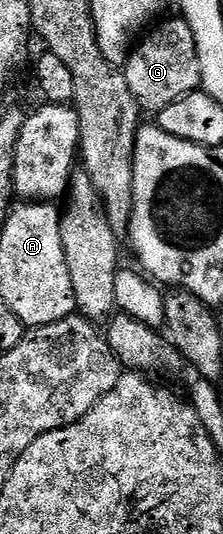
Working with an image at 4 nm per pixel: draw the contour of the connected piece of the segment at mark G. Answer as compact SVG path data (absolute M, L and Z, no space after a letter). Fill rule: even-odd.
M185 19L164 20L148 33L153 40L145 36L149 44L142 39L132 51L137 55L137 60L131 60L133 72L137 72L137 76L125 76L127 86L131 86L131 94L135 94L137 103L144 111L151 111L151 114L162 112L167 106L171 106L171 102L202 87L201 59L191 26Z

